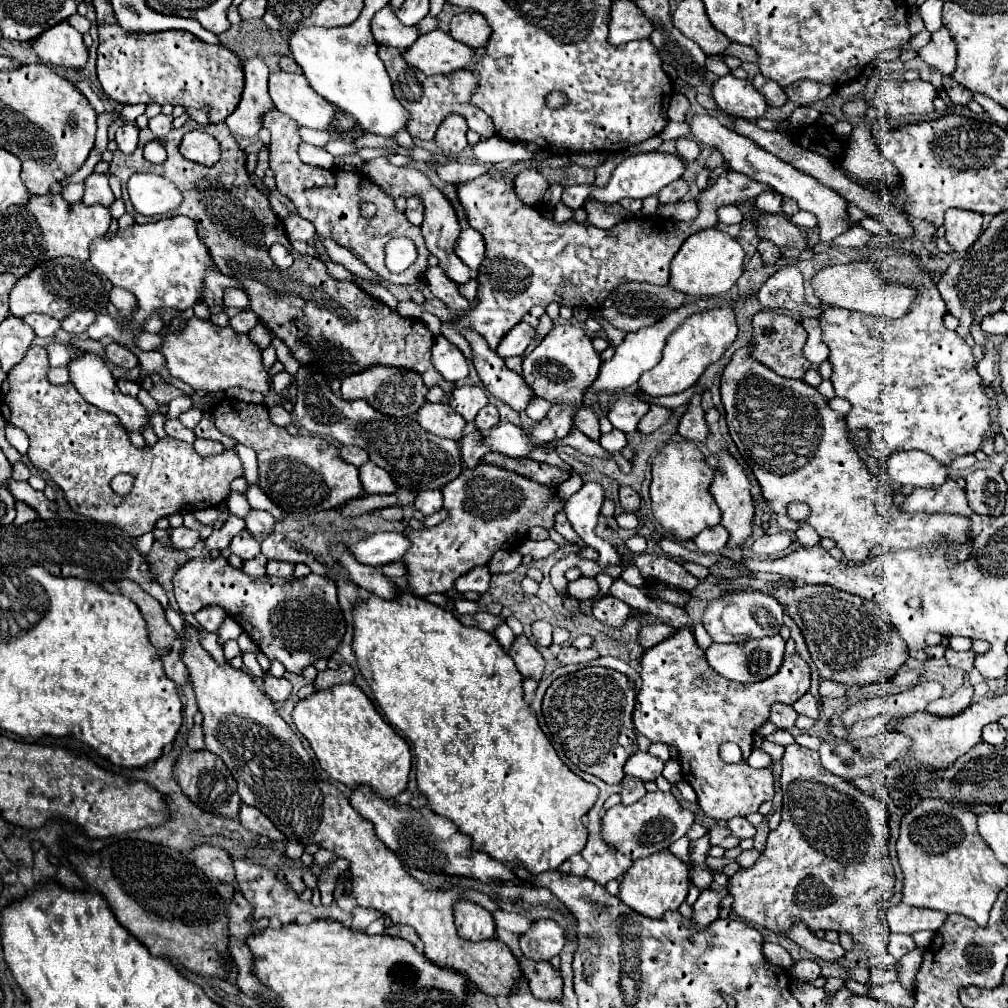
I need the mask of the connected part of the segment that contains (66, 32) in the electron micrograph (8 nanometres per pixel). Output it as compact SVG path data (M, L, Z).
M66 20L48 28L44 34L40 34L40 38L34 38L30 46L44 64L82 70L88 60L82 34Z

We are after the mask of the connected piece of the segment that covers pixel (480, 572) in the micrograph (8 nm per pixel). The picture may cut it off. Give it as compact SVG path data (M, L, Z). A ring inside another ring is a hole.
M476 566L476 568L468 570L468 574L464 574L456 580L458 592L484 594L488 588L490 588L490 572L486 566Z

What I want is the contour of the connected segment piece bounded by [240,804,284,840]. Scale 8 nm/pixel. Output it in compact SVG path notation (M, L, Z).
M240 806L240 822L244 828L252 830L258 836L268 836L270 840L284 840L284 834L254 806Z

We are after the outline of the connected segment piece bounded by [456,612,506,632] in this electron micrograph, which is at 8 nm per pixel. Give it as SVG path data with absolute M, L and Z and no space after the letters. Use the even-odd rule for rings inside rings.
M480 612L480 614L474 614L474 616L460 616L460 614L456 614L464 624L468 624L468 626L478 626L478 628L482 628L482 630L486 630L486 632L494 632L494 628L498 628L500 624L504 624L506 622L506 618L502 618L502 616L492 616L492 614L484 614L484 612Z

